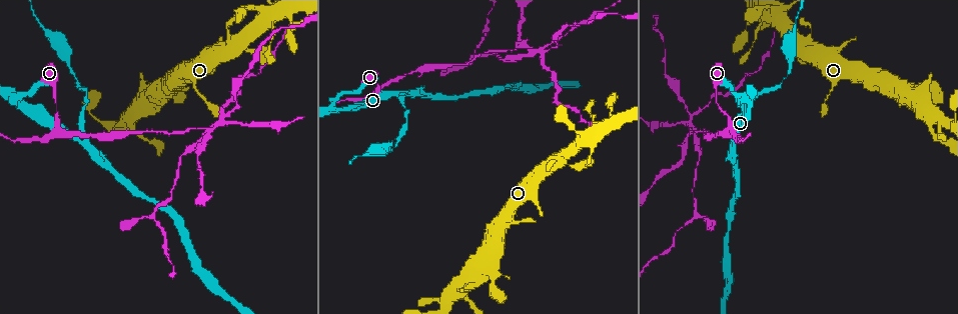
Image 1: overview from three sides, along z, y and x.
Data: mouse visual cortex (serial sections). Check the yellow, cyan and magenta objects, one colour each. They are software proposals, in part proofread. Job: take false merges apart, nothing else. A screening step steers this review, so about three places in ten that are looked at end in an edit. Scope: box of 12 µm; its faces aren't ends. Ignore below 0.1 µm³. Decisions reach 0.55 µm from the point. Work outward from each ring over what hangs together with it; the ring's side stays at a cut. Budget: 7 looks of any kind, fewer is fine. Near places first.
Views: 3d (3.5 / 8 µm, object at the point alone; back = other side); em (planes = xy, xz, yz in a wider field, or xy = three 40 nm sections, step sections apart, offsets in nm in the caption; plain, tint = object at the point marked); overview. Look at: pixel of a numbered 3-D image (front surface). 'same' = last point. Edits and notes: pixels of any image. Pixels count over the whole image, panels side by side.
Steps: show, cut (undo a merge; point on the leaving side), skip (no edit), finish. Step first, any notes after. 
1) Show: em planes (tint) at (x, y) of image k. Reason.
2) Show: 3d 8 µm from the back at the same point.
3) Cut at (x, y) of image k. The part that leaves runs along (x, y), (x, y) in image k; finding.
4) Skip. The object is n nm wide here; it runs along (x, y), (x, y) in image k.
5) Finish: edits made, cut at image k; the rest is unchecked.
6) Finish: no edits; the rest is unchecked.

Show: 3d 3.5 µm at (400, 95) of image 1.

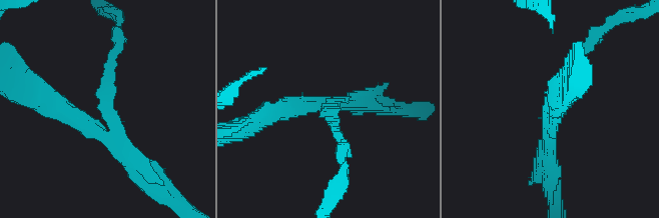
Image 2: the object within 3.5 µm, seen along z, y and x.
Show: em xy step 2 (tint) at (99, 120) of image 2. Now the EM.

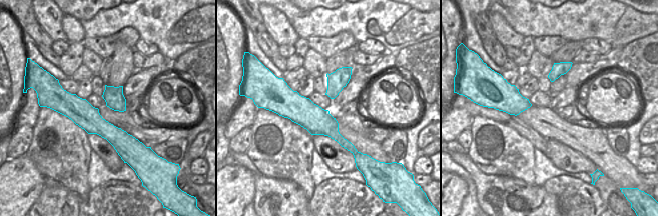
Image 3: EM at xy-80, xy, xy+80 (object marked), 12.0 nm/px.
Cut at (107, 84) of image 2. 3 arms meet here; the part that leaves runs along (101, 118), (116, 35) in image 2; two cells meet here.

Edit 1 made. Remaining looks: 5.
Show: 3d 3.5 µm from the back at (13, 100) of image 1. Abrupt turn.

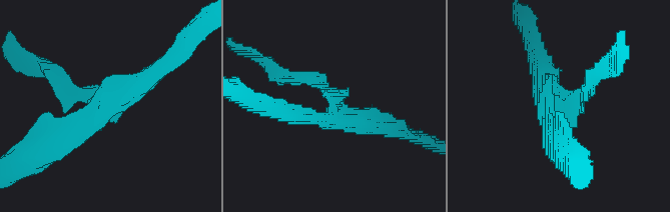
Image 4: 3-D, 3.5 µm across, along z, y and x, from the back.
Show: em planes (plain) at (548, 104) of image 4. Shape alone is not enough.

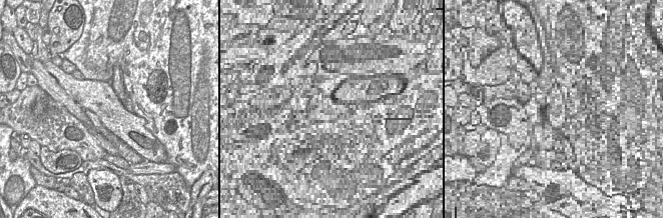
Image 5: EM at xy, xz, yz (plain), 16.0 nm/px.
Show: em planes (tint) at the same point.

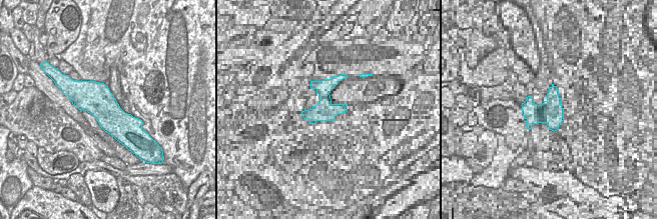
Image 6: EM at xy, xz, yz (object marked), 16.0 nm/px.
Cut at (78, 96) of image 4. The part that leaves runs along (336, 103), (311, 77), (280, 75), (262, 59) in image 4; two cells meet here.

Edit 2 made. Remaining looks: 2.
Finish: edits made, cut at image 2, cut at image 4; the rest is unchecked.

